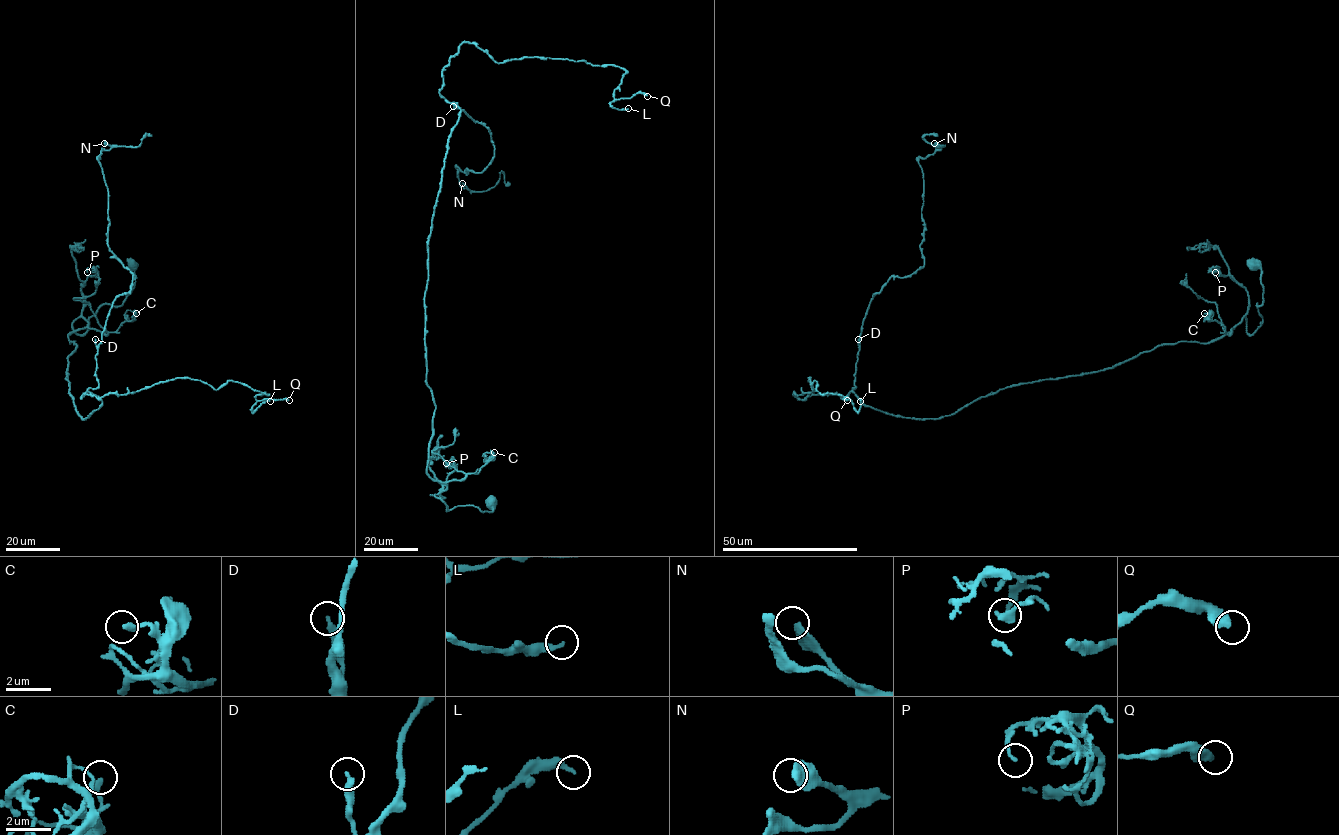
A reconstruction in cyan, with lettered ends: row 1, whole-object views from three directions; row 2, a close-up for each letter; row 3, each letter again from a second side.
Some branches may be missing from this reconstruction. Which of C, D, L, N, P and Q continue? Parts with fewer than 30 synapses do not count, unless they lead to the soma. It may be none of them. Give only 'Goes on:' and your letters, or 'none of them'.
Goes on: none of them

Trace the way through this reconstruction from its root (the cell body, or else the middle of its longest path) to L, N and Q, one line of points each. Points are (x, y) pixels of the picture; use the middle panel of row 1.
L: (491, 502), (447, 511), (427, 473), (442, 70), (465, 42), (614, 65), (628, 108)
N: (491, 502), (447, 511), (427, 473), (446, 101), (494, 148), (462, 183)
Q: (491, 502), (447, 511), (427, 473), (442, 70), (467, 42), (647, 96)

